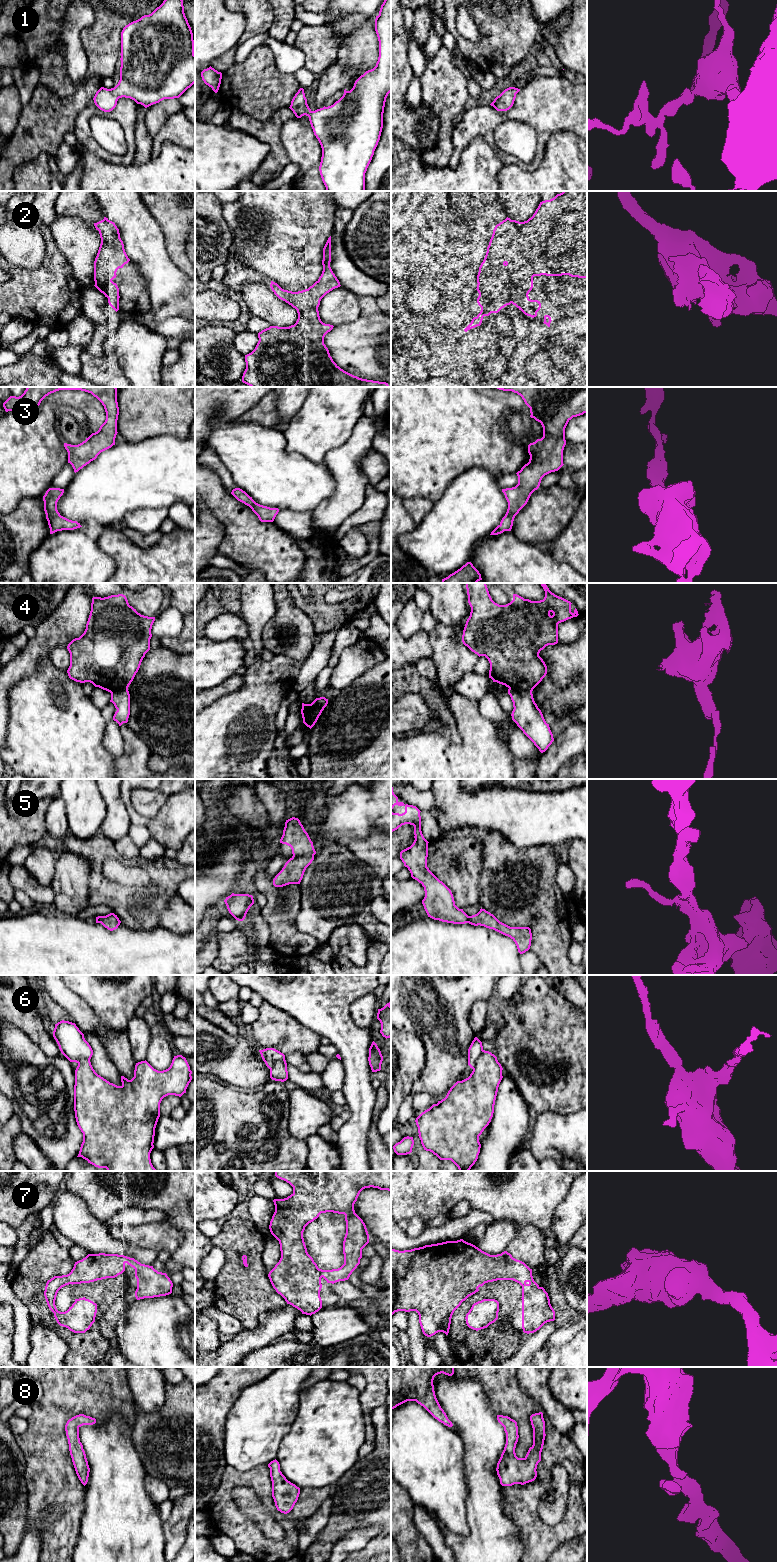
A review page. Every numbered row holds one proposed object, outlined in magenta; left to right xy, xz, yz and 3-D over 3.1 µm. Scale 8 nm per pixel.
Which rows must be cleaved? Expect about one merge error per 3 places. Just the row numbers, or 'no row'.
4, 6

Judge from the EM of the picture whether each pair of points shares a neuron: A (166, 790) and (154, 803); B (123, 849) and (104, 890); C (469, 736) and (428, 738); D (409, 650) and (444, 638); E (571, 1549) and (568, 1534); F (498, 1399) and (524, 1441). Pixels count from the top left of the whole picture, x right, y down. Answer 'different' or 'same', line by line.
A: same
B: different
C: same
D: different
E: different
F: same

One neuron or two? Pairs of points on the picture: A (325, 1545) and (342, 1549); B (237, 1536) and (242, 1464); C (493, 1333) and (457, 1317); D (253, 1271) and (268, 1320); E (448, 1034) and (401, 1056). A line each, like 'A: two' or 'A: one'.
A: two
B: two
C: one
D: two
E: two

